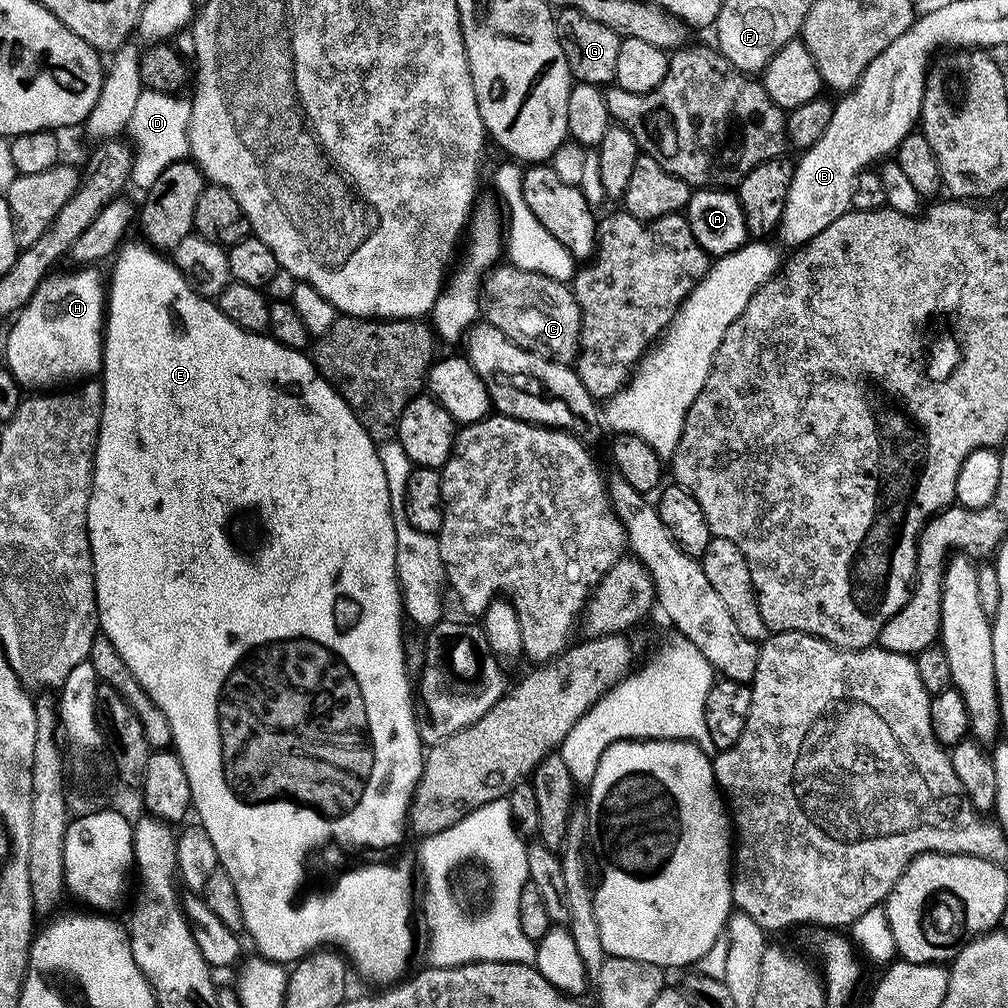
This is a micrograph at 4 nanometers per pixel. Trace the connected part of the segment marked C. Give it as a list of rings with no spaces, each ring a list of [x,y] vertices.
[[[511,266],[493,268],[485,276],[482,285],[482,316],[487,323],[502,330],[502,334],[506,334],[506,338],[510,338],[515,344],[537,352],[548,360],[571,365],[580,350],[580,307],[576,295],[565,281],[546,278],[546,274],[534,274],[530,270]]]

